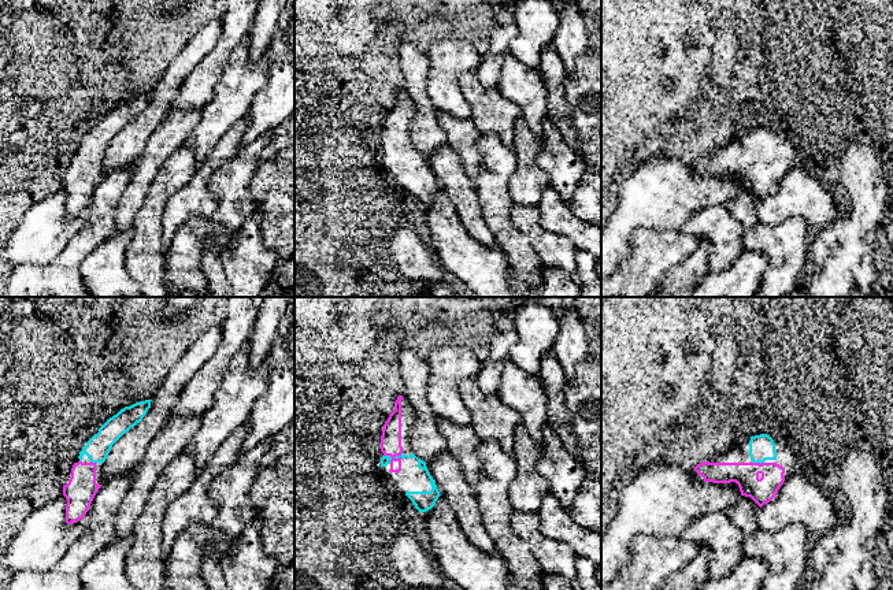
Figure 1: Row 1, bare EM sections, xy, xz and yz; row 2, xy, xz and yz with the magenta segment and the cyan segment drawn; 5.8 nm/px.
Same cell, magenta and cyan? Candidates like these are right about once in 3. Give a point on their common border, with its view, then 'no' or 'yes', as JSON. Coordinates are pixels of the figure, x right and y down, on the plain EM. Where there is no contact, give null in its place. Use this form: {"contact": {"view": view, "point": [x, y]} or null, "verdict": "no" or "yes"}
{"contact": {"view": "xz", "point": [392, 151]}, "verdict": "yes"}

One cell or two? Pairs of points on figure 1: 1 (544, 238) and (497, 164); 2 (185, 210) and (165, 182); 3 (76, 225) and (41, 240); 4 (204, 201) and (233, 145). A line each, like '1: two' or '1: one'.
1: two
2: two
3: one
4: one

